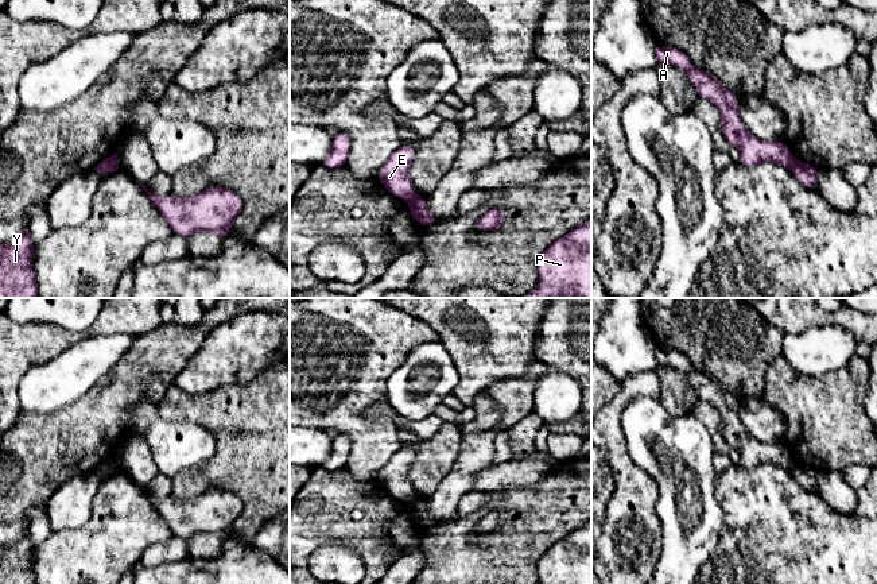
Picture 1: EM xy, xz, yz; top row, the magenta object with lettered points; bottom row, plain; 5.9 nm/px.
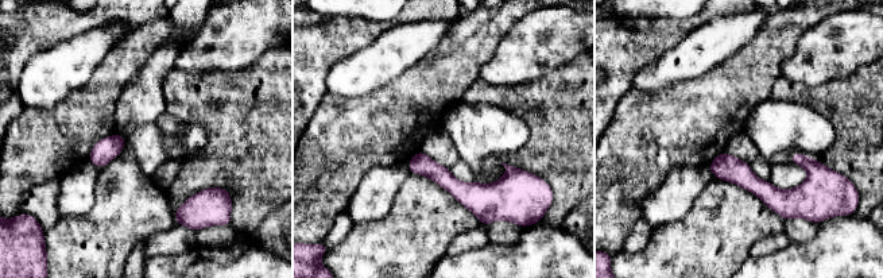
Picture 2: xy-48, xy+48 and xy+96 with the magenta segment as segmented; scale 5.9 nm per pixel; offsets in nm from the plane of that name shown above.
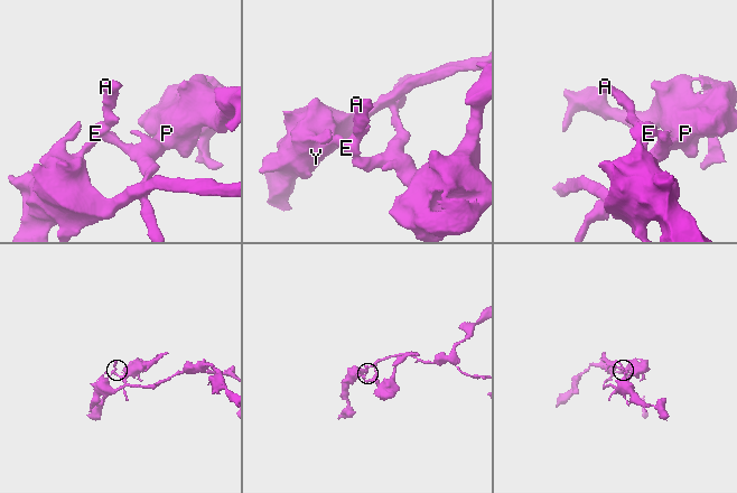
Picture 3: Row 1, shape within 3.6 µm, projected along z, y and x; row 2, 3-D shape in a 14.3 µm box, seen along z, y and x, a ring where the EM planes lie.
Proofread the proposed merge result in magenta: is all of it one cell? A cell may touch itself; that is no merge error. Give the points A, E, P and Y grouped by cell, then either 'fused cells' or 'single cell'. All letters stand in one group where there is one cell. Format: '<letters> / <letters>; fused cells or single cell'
A E Y / P; fused cells

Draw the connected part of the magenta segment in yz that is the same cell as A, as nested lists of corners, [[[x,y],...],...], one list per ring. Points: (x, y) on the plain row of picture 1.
[[[655,345],[656,366],[671,366],[683,371],[692,383],[698,399],[710,402],[721,413],[721,433],[730,448],[740,452],[740,467],[754,469],[762,464],[773,463],[791,471],[793,467],[792,453],[781,442],[765,444],[744,429],[738,414],[740,402],[711,376],[695,370],[687,357],[676,349],[663,349]]]

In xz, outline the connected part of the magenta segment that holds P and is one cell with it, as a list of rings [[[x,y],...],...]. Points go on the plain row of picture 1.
[[[591,521],[551,545],[538,561],[540,584],[591,584]]]

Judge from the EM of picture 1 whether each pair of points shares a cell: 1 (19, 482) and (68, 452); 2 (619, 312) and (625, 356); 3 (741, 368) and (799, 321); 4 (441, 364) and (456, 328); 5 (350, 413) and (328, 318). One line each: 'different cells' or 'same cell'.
1: same cell
2: same cell
3: different cells
4: different cells
5: same cell

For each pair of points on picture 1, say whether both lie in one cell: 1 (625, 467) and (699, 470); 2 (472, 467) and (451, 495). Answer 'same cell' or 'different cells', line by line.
1: different cells
2: same cell

